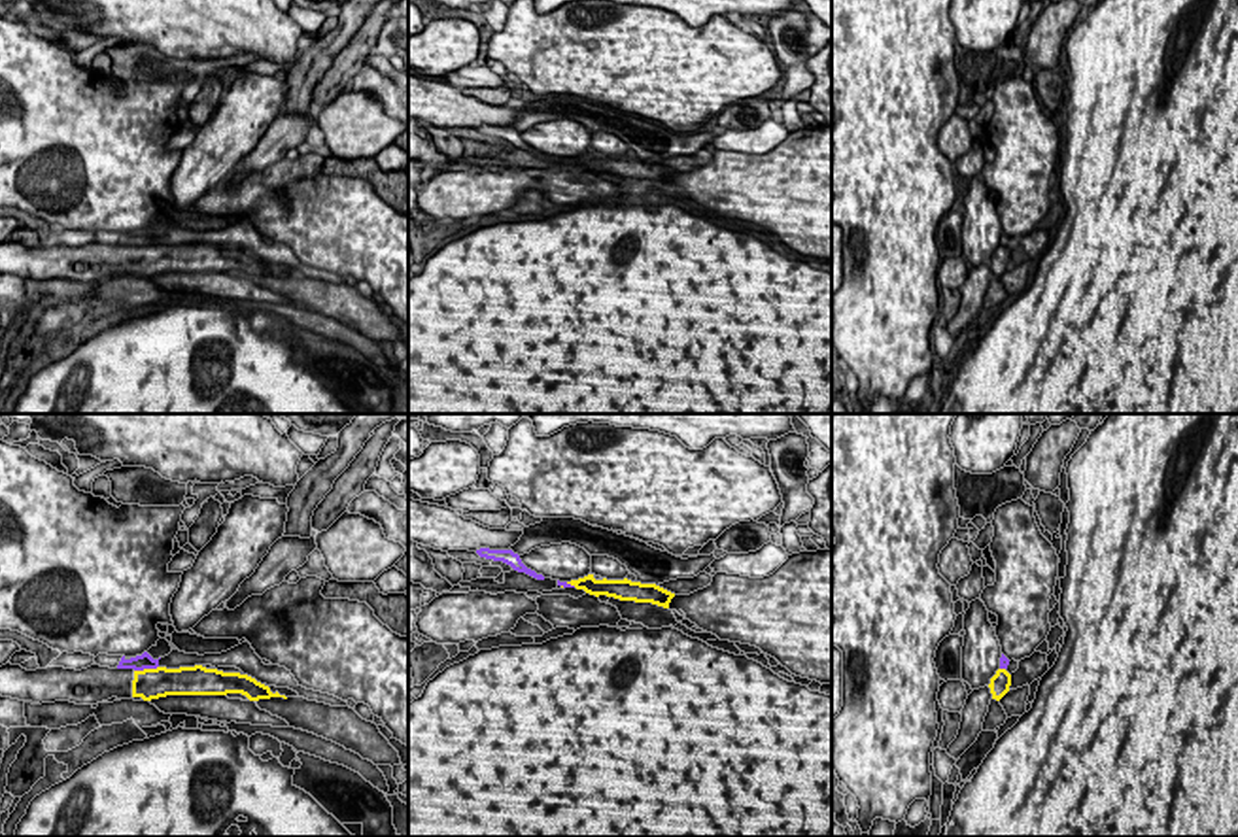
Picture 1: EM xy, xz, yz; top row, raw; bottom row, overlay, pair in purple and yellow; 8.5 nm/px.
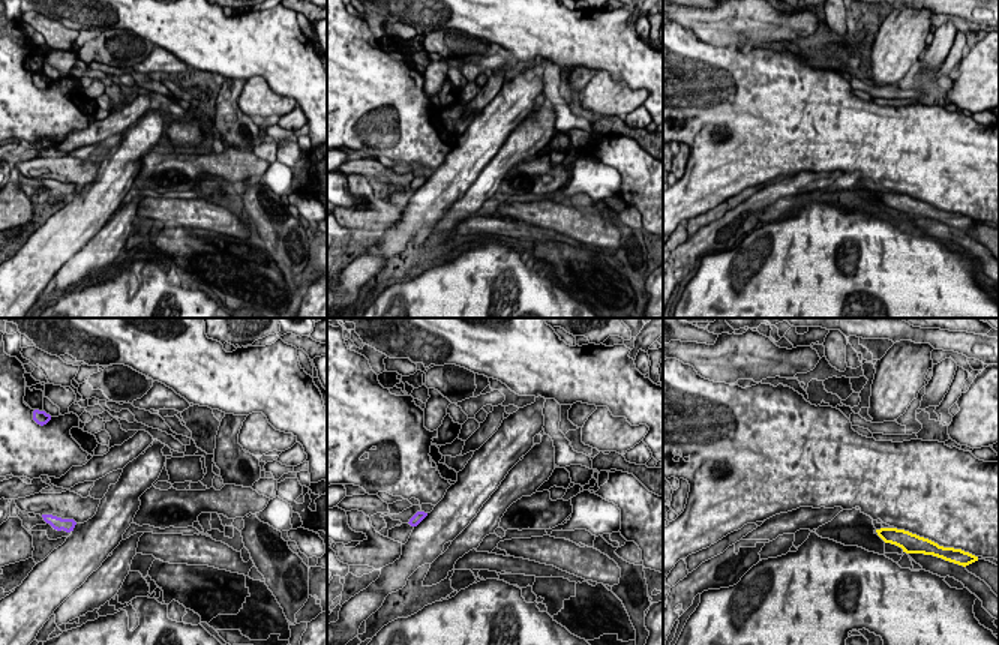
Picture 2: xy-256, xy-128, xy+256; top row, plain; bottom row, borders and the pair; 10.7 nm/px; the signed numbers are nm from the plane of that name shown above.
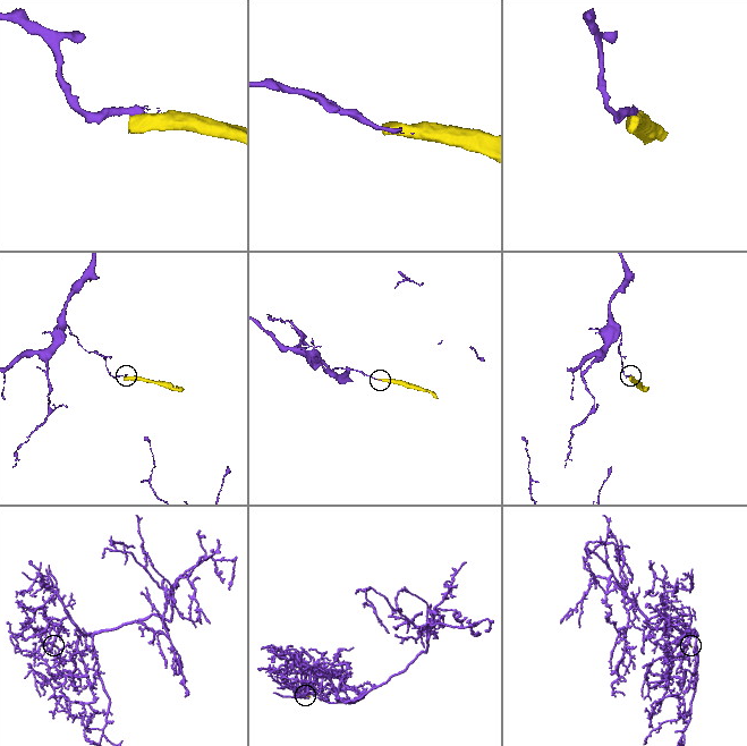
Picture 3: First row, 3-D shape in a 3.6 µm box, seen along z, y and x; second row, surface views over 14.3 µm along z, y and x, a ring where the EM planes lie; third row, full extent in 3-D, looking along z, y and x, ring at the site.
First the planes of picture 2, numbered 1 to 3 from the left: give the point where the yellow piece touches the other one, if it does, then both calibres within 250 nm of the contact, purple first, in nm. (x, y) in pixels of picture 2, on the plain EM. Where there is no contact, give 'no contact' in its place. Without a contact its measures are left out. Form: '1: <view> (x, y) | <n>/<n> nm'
1: no contact
2: no contact
3: no contact

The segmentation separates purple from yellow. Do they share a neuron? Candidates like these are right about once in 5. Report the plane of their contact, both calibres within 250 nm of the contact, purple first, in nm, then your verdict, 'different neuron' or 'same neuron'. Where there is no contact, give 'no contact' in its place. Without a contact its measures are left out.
xy | 130/260 nm | different neuron

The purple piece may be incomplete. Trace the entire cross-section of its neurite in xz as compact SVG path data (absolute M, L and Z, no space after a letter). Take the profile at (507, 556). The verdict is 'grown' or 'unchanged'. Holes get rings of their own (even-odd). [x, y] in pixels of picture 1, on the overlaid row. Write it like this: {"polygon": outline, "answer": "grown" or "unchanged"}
{"polygon": "M480 548L480 550L476 550L476 554L478 554L480 557L486 557L486 559L503 561L503 563L510 565L514 571L525 572L525 574L529 574L529 576L533 576L533 578L537 578L537 580L544 580L542 574L537 574L535 571L527 569L527 567L522 563L520 555L514 554L512 550L490 550L490 548Z", "answer": "unchanged"}

